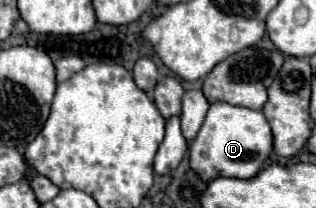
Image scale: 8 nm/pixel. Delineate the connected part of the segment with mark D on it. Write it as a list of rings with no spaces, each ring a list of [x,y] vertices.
[[[212,103],[196,139],[190,145],[190,167],[202,181],[216,177],[254,177],[272,151],[272,129],[262,111],[234,107],[230,103]]]

